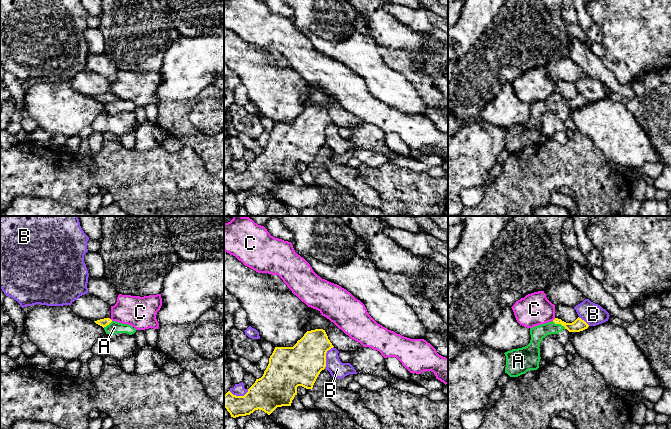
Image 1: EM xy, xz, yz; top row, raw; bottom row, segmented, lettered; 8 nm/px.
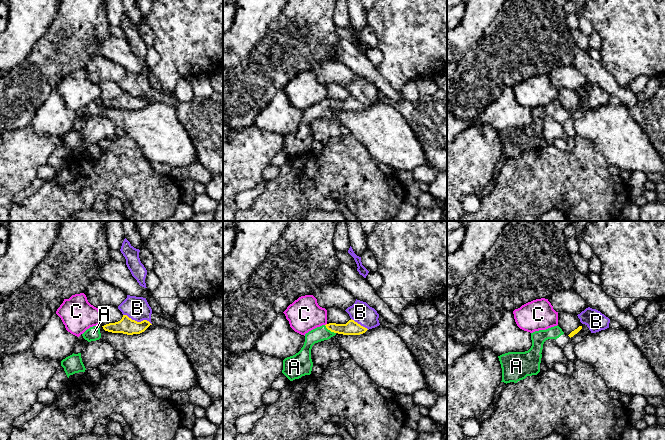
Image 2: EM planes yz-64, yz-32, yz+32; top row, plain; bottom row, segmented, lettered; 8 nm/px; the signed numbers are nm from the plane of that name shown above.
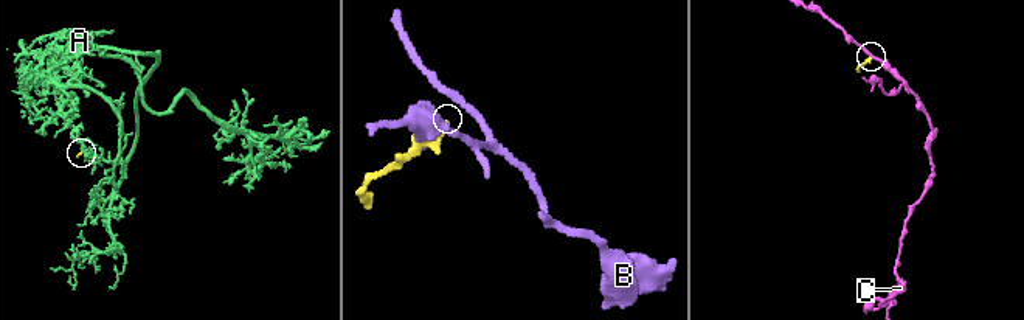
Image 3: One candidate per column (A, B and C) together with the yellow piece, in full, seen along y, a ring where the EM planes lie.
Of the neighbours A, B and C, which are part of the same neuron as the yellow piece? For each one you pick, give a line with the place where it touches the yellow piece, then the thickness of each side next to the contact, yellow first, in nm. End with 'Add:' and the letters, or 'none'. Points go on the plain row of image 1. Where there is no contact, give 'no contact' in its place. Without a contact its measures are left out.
A: yz (559, 99) | 100/120 nm
Add: A

